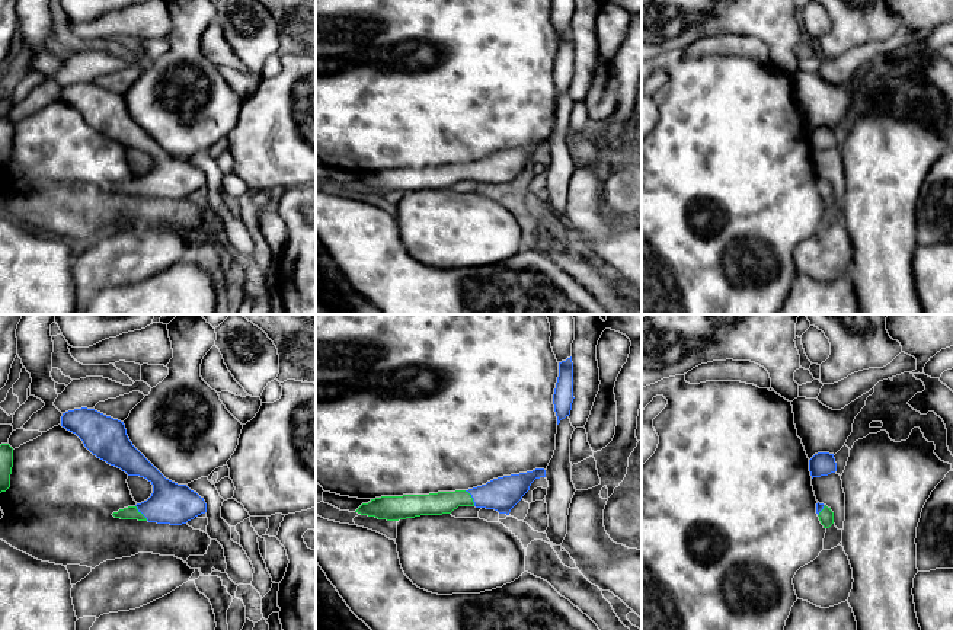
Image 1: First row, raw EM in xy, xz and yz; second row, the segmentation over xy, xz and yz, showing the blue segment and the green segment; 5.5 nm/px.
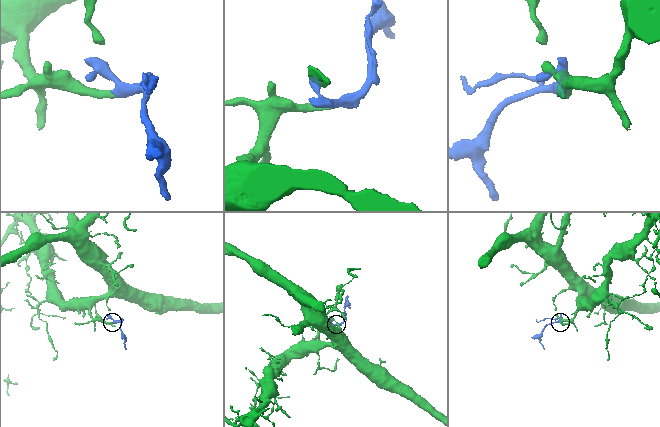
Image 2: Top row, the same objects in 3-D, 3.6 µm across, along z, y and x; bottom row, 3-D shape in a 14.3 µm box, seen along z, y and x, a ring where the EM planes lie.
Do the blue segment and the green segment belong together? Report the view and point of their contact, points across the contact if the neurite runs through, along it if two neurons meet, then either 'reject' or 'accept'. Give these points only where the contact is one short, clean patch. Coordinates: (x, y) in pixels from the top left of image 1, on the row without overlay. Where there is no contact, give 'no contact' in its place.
contact xz (472, 170); way xz (502, 168), (472, 170), (443, 176); accept

